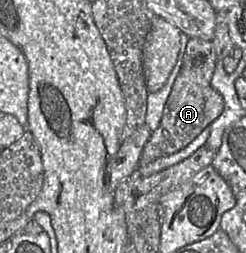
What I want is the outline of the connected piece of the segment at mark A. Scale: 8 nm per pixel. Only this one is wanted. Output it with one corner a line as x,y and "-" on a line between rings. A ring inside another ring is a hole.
190,38
170,95
165,103
160,126
151,134
146,143
140,165
168,156
186,148
197,136
210,126
223,112
222,97
210,86
216,65
216,52
211,41

